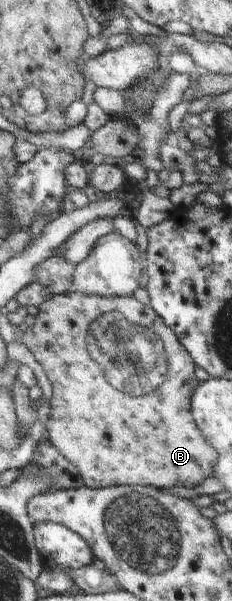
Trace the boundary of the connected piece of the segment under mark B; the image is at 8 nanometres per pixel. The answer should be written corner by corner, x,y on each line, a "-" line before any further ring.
54,294
41,303
35,316
35,323
23,333
20,341
36,357
53,386
50,434
52,444
81,472
83,483
88,488
98,490
115,486
153,486
164,489
174,486
194,487
197,483
211,476
216,453
202,439
192,420
192,391
198,381
194,378
194,361
188,351
179,343
176,335
168,328
163,318
150,306
143,305
135,296
104,298
83,294

